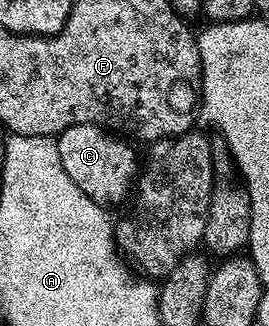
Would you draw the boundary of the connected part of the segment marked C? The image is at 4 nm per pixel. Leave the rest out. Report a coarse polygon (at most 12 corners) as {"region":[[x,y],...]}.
{"region":[[92,124],[56,141],[64,172],[107,208],[140,170],[129,141]]}

